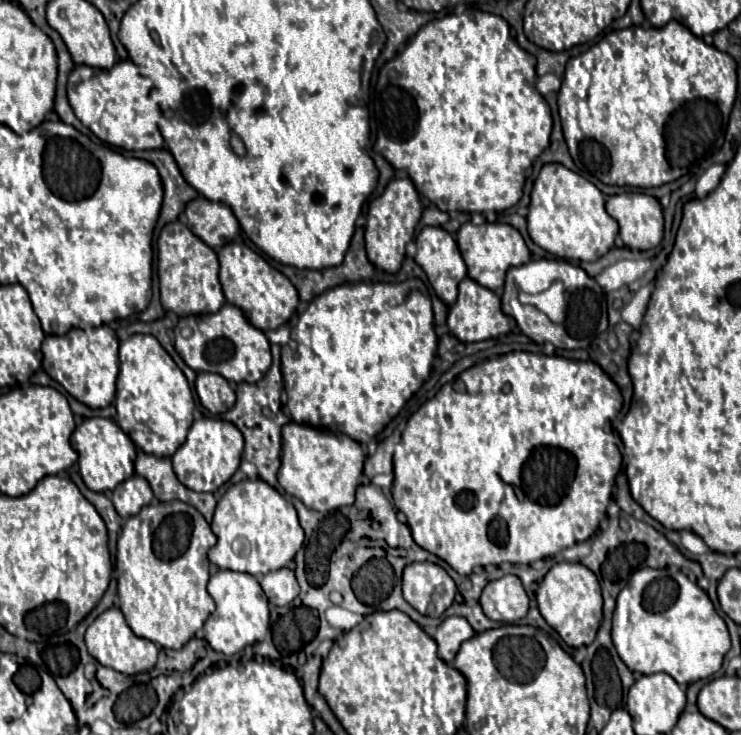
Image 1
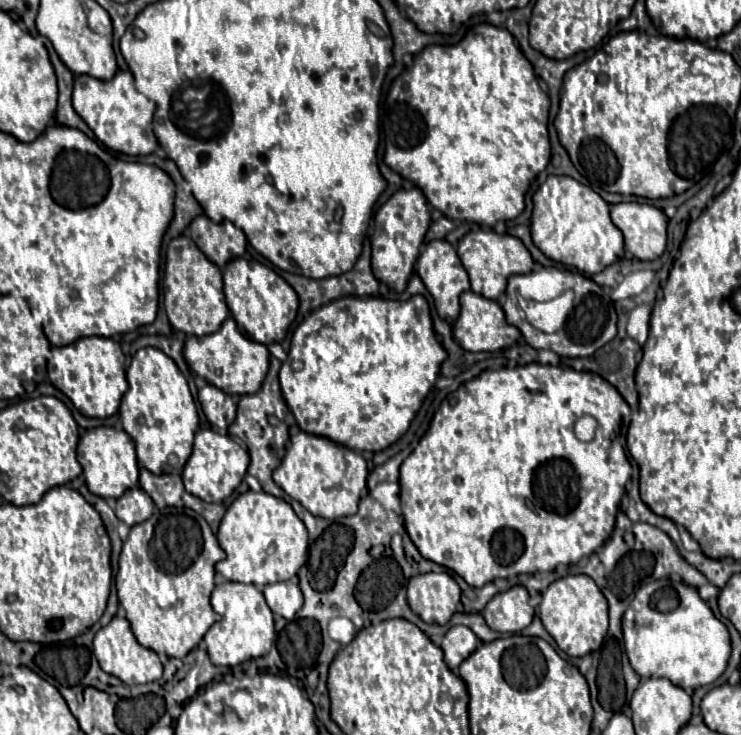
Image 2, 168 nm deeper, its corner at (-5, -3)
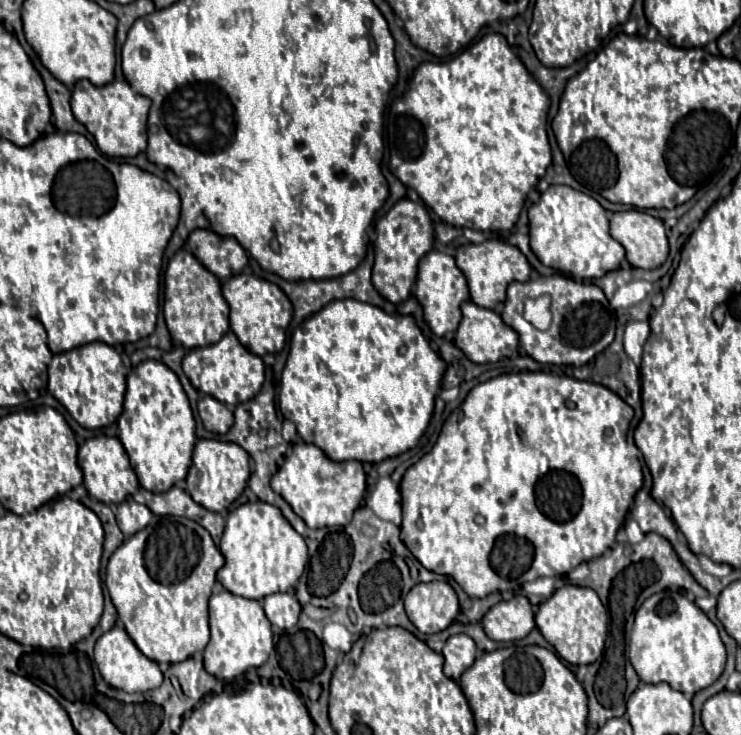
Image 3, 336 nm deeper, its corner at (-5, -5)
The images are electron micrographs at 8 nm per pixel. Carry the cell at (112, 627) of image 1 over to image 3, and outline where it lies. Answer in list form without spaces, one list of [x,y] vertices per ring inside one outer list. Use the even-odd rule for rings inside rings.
[[[115,625],[107,633],[103,633],[94,647],[94,662],[97,663],[97,669],[101,677],[113,685],[115,689],[121,689],[125,693],[145,693],[149,689],[157,689],[163,681],[163,673],[157,667],[155,661],[147,659],[131,641],[131,637],[125,633],[121,625]]]

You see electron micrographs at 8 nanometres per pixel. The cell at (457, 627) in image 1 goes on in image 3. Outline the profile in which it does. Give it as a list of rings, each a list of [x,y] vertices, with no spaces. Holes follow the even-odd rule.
[[[453,635],[445,641],[443,657],[445,657],[445,675],[457,683],[461,673],[469,665],[473,665],[477,657],[475,641],[469,635]]]

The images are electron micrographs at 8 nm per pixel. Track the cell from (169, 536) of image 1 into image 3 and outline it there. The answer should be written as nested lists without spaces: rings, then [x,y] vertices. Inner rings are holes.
[[[153,517],[153,521],[139,533],[135,533],[133,537],[129,537],[109,559],[107,563],[107,577],[105,577],[105,585],[107,585],[107,591],[111,595],[111,601],[119,613],[119,619],[123,621],[125,625],[125,631],[129,633],[129,637],[133,639],[133,643],[137,645],[137,649],[151,661],[155,663],[179,663],[179,661],[185,661],[189,659],[193,653],[199,653],[205,649],[205,645],[209,643],[209,611],[207,611],[207,601],[211,597],[211,589],[213,589],[213,583],[216,582],[217,569],[225,563],[221,551],[215,547],[211,535],[195,521],[191,519],[185,519],[185,517]]]

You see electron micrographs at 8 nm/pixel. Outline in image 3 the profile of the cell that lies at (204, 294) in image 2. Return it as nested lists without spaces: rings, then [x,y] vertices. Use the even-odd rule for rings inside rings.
[[[179,249],[167,265],[163,315],[171,337],[185,349],[213,345],[229,331],[229,307],[221,295],[219,279],[185,249]]]

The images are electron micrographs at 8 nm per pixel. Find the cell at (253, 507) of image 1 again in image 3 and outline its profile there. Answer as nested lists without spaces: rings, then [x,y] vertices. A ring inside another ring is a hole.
[[[263,501],[245,503],[229,513],[219,549],[225,557],[225,565],[217,571],[219,583],[229,593],[255,601],[267,597],[269,593],[291,591],[309,561],[303,537],[289,525],[275,505]]]

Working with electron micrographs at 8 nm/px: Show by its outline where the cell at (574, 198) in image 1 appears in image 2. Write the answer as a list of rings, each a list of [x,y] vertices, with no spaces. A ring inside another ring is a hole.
[[[549,175],[535,191],[531,235],[545,257],[575,267],[585,275],[603,271],[623,257],[623,233],[609,217],[609,203],[605,203],[591,187],[565,175]]]

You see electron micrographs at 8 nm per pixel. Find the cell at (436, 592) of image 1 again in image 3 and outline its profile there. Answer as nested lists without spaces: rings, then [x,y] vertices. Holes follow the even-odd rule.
[[[445,581],[417,583],[405,597],[405,611],[421,633],[439,633],[447,629],[459,613],[457,593]]]

